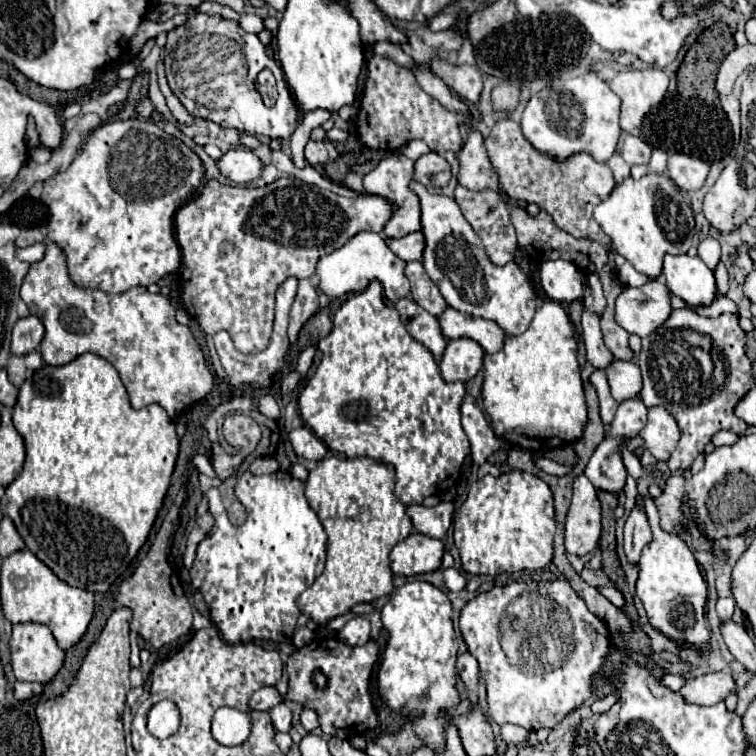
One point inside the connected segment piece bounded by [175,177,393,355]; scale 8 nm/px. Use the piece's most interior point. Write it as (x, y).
(233, 260)

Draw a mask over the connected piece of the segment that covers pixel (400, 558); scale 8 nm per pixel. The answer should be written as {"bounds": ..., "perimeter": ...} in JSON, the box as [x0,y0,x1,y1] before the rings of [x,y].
{"bounds":[391,533,443,577],"perimeter":[[[411,533],[407,539],[399,541],[391,551],[391,571],[395,575],[411,577],[421,573],[431,573],[441,567],[443,541]]]}

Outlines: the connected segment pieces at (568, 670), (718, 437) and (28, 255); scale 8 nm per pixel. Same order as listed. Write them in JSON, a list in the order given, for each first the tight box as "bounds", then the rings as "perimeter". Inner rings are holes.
[{"bounds":[459,579,611,731],"perimeter":[[[567,579],[541,581],[541,583],[531,581],[531,583],[513,583],[505,587],[493,587],[491,591],[479,593],[471,601],[467,601],[459,615],[459,627],[461,627],[461,619],[463,619],[463,639],[469,651],[477,657],[481,667],[481,677],[487,683],[489,715],[499,725],[517,723],[525,729],[535,729],[535,731],[555,727],[569,711],[577,709],[579,705],[583,705],[583,701],[591,697],[593,677],[601,673],[605,655],[611,651],[607,625],[587,609],[585,601],[571,589]],[[545,601],[549,605],[561,607],[559,609],[561,615],[569,621],[575,621],[573,635],[571,633],[563,635],[561,631],[545,629],[551,623],[547,609],[541,607]]]},{"bounds":[713,431,739,445],"perimeter":[[[719,431],[713,435],[713,445],[733,445],[737,439],[739,435],[733,431]]]},{"bounds":[17,243,45,263],"perimeter":[[[37,243],[37,245],[31,245],[31,247],[23,247],[23,249],[17,249],[17,257],[27,261],[27,263],[35,263],[43,257],[45,253],[45,245],[43,243]]]}]

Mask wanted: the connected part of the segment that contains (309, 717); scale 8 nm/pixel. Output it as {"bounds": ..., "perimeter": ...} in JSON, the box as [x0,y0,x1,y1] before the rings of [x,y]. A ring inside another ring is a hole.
{"bounds":[301,709,319,731],"perimeter":[[[303,709],[303,713],[301,713],[301,725],[307,729],[307,731],[311,731],[311,729],[315,729],[317,725],[319,725],[319,721],[317,721],[317,713],[313,711],[313,709]]]}

